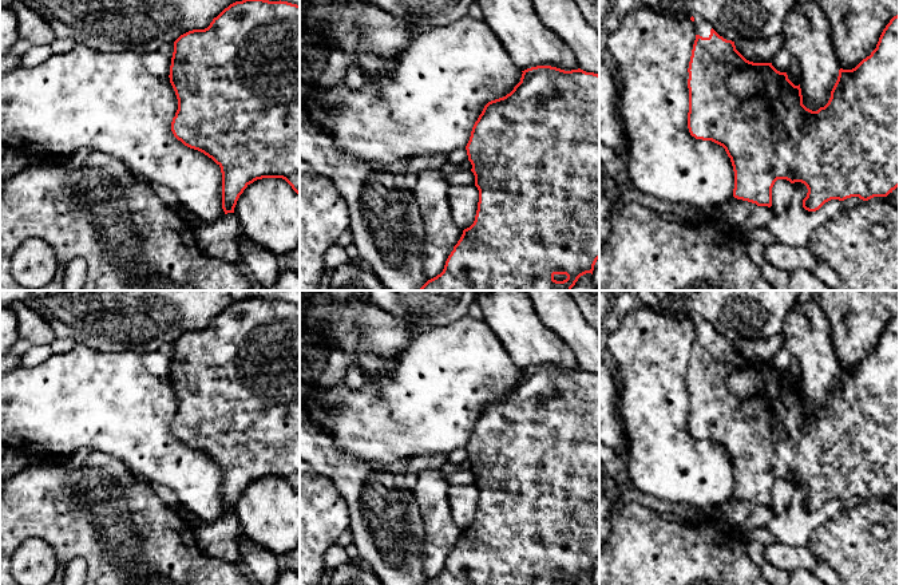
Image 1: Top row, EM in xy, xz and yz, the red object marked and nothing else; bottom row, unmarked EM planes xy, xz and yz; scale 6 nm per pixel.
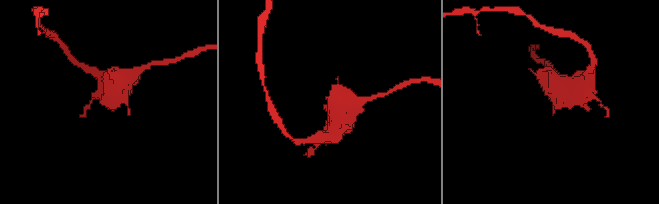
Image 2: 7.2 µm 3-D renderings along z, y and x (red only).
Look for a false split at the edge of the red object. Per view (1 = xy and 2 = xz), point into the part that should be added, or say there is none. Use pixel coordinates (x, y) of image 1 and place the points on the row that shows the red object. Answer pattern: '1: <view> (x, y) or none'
1: none
2: none

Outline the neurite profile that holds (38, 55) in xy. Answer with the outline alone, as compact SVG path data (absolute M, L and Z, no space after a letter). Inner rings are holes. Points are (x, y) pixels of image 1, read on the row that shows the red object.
M49 46L35 47L35 48L29 50L28 52L25 52L24 55L21 55L20 66L21 67L33 67L33 66L41 64L51 55L52 55L52 51L51 51Z

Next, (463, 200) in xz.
M475 185L450 186L448 202L454 222L463 230L470 228L475 221L478 210L478 187Z

